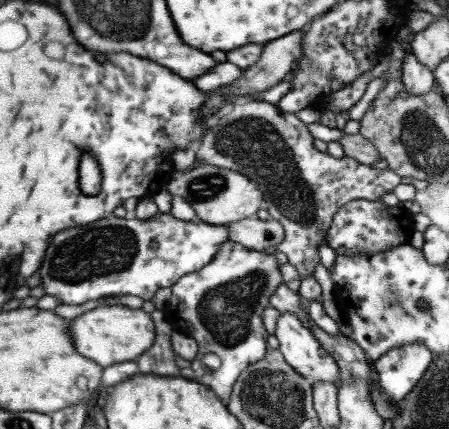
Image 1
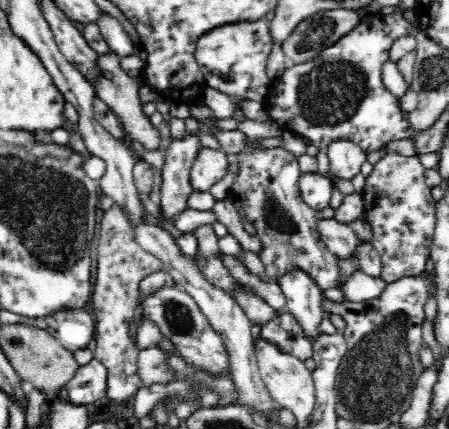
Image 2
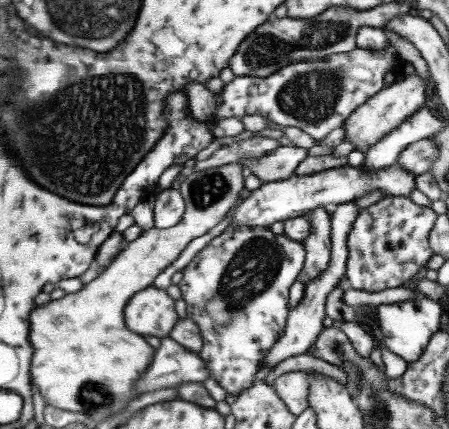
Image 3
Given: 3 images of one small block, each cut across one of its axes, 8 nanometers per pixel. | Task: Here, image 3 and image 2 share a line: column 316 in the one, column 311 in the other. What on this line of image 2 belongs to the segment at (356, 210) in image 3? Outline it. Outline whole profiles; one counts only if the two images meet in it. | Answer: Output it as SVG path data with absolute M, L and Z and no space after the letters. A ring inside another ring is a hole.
M302 272L288 274L282 280L280 288L284 290L284 296L286 296L284 310L294 314L306 340L318 342L318 338L324 336L324 332L320 330L320 324L326 318L326 310L320 298L322 288L308 274L302 274Z

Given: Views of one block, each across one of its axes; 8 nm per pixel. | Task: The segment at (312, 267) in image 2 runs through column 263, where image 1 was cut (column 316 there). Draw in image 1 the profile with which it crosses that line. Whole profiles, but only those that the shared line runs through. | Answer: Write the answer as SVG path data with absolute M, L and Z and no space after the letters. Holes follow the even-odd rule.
M255 98L229 104L213 116L195 154L203 166L237 170L259 182L267 198L267 212L287 230L287 240L275 252L295 266L301 278L315 274L321 262L319 246L343 206L355 200L379 202L383 194L401 184L401 176L391 168L379 172L359 164L355 158L337 160L331 154L319 152L315 138L297 112L287 112L279 104Z

